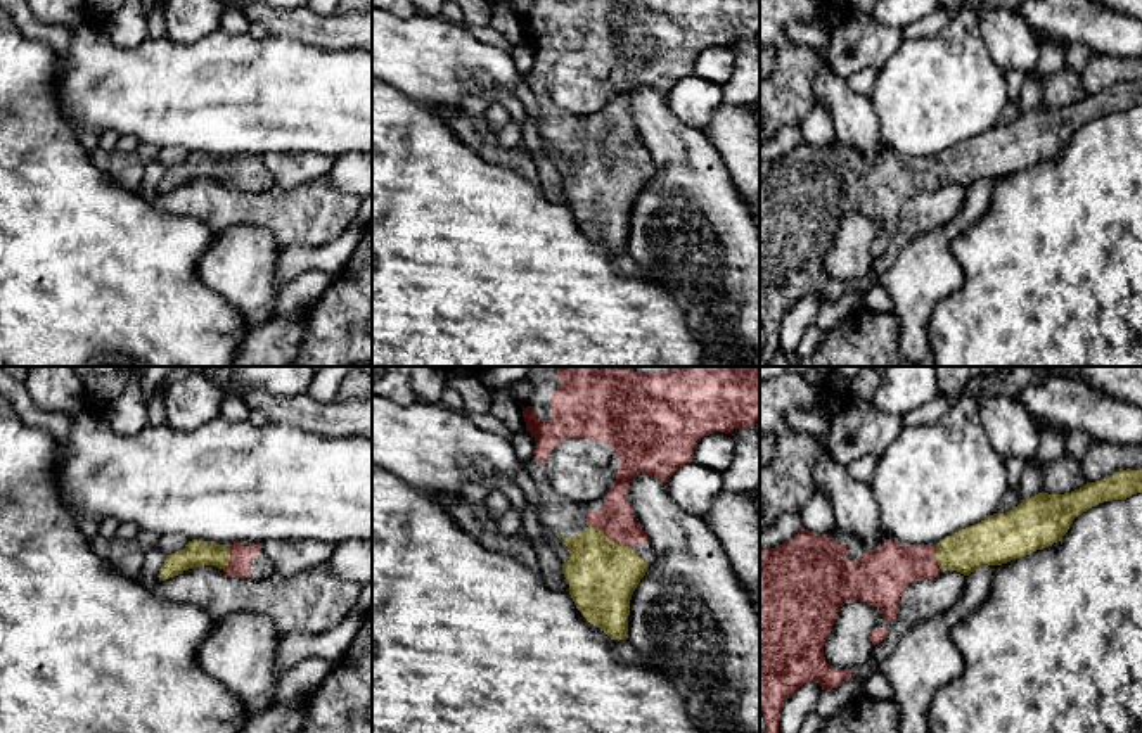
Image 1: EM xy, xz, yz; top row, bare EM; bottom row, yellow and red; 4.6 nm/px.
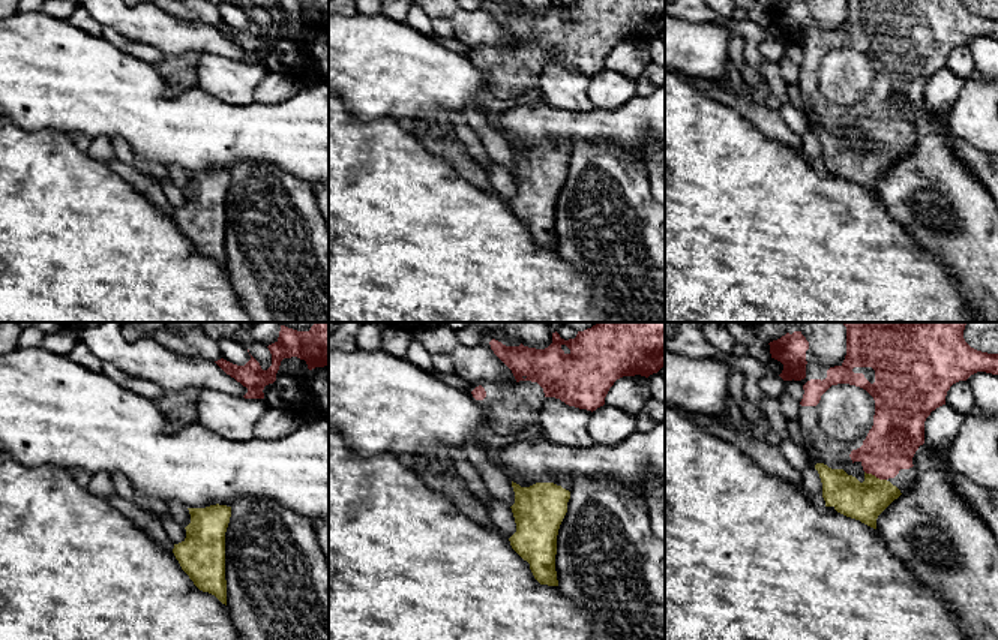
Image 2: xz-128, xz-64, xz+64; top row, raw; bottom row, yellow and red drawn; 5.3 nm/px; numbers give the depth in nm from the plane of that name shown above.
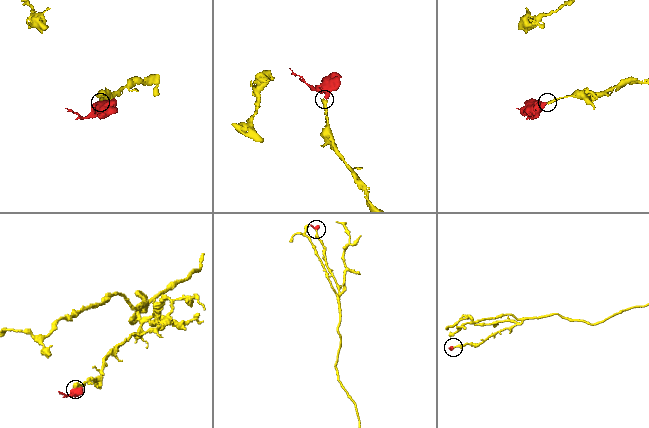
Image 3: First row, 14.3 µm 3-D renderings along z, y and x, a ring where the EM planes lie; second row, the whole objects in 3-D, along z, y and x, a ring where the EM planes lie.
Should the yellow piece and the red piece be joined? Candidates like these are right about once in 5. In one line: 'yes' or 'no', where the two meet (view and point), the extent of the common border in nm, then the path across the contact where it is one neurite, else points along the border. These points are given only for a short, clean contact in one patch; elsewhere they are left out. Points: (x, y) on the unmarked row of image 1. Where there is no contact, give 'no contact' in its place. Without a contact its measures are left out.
yes | xz (609, 151) | 240 nm | across xz (603, 187), (603, 163), (609, 151), (615, 130)

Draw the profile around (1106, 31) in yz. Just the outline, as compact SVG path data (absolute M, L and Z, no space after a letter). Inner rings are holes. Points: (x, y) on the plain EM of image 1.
M1026 0L1017 14L1031 28L1102 55L1142 57L1142 21L1092 0Z

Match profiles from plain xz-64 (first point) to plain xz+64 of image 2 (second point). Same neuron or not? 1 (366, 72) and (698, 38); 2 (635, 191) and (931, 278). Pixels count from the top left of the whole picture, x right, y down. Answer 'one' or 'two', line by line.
1: one
2: two

